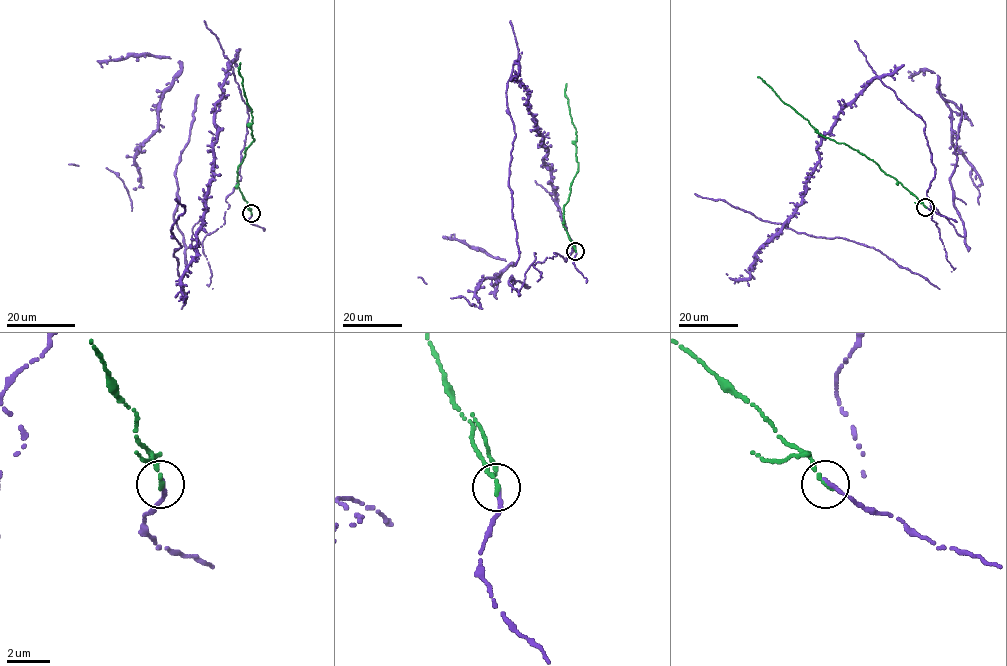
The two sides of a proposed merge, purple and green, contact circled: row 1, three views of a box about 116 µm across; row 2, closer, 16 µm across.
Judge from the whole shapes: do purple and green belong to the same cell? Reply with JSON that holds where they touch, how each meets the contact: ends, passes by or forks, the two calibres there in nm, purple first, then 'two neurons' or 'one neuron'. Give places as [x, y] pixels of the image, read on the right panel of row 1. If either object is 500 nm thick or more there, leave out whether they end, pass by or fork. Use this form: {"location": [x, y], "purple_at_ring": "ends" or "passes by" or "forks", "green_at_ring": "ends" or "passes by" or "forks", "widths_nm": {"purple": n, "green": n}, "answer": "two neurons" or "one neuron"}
{"location": [925, 207], "purple_at_ring": "ends", "green_at_ring": "ends", "widths_nm": {"purple": 200, "green": 220}, "answer": "one neuron"}

